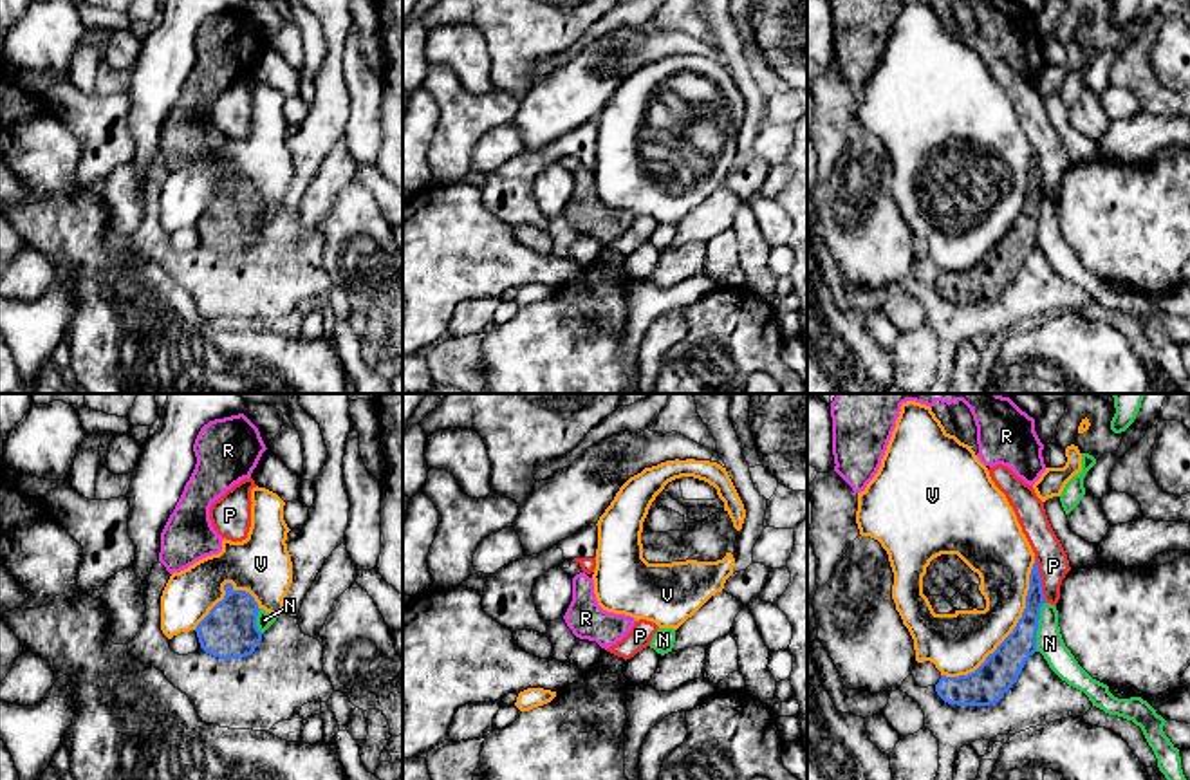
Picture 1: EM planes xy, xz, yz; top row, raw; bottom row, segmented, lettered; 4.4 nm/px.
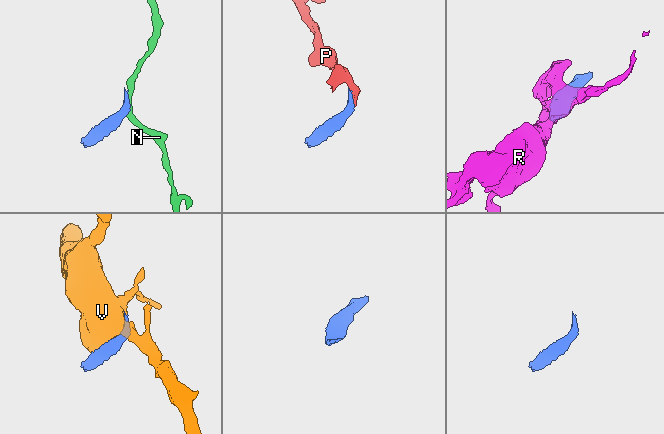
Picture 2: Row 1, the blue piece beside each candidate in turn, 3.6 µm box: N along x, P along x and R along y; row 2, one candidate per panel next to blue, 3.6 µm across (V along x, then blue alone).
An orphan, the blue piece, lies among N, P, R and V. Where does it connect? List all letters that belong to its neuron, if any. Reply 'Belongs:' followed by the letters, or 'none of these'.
Belongs: R

